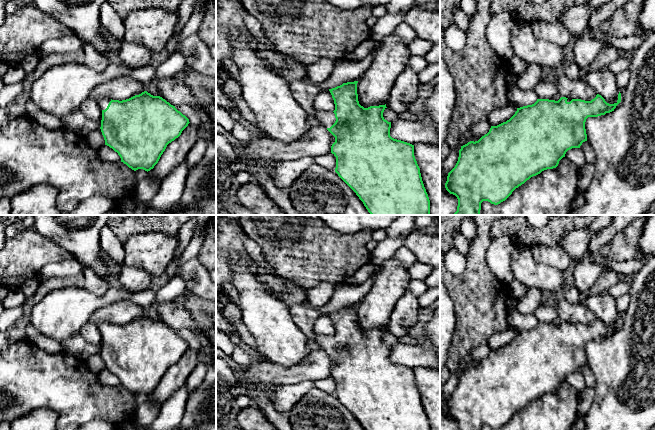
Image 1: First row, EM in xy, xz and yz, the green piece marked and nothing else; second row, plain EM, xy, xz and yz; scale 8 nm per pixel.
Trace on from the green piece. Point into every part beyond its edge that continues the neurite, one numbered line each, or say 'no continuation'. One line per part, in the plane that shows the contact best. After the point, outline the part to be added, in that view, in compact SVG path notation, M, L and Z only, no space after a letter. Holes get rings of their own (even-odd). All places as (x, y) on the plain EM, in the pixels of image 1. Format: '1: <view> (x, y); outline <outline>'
1: xz (327, 342); outline M314 333L313 337L326 352L330 352L336 345L333 335L320 335Z

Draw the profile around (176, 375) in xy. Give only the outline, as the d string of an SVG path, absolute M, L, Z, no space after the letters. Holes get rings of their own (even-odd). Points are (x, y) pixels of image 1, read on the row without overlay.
M189 347L181 359L167 369L158 387L148 395L148 400L162 406L178 388L186 384L188 376L198 366L198 352Z

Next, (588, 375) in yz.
M587 365L583 366L580 372L583 375L586 386L591 386L591 387L596 386L596 380L595 380L594 374Z

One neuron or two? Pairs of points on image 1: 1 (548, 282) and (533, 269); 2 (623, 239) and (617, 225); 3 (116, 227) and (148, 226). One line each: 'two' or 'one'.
1: one
2: two
3: one

